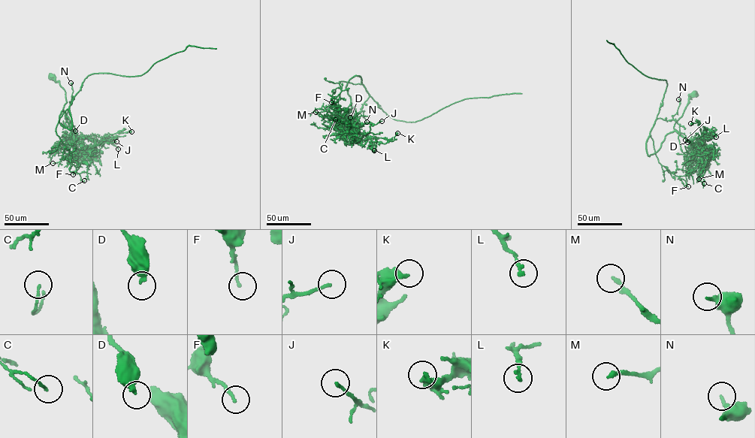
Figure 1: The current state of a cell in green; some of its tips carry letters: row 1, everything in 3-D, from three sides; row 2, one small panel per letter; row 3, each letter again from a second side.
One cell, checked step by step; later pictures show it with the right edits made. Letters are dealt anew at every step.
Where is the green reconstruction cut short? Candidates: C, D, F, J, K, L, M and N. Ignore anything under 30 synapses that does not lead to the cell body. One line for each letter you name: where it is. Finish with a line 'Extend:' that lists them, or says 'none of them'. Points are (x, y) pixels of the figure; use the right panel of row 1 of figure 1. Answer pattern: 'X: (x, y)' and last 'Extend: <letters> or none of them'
Extend: none of them

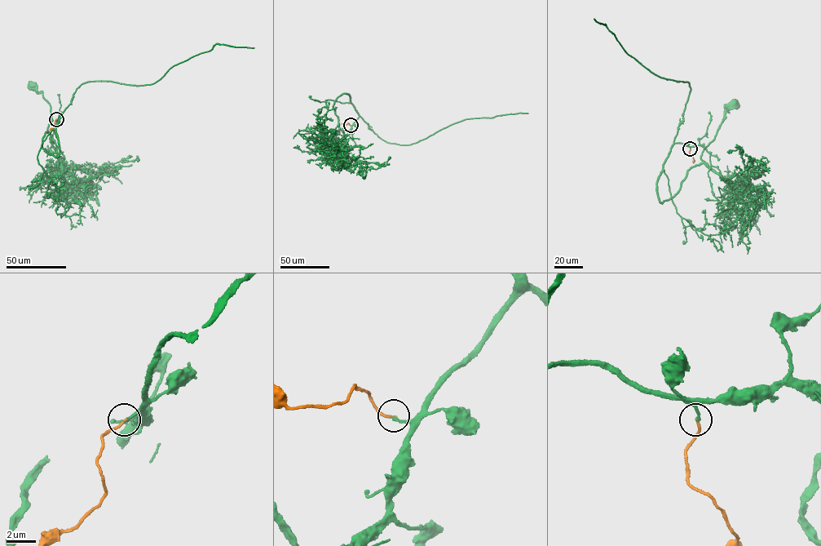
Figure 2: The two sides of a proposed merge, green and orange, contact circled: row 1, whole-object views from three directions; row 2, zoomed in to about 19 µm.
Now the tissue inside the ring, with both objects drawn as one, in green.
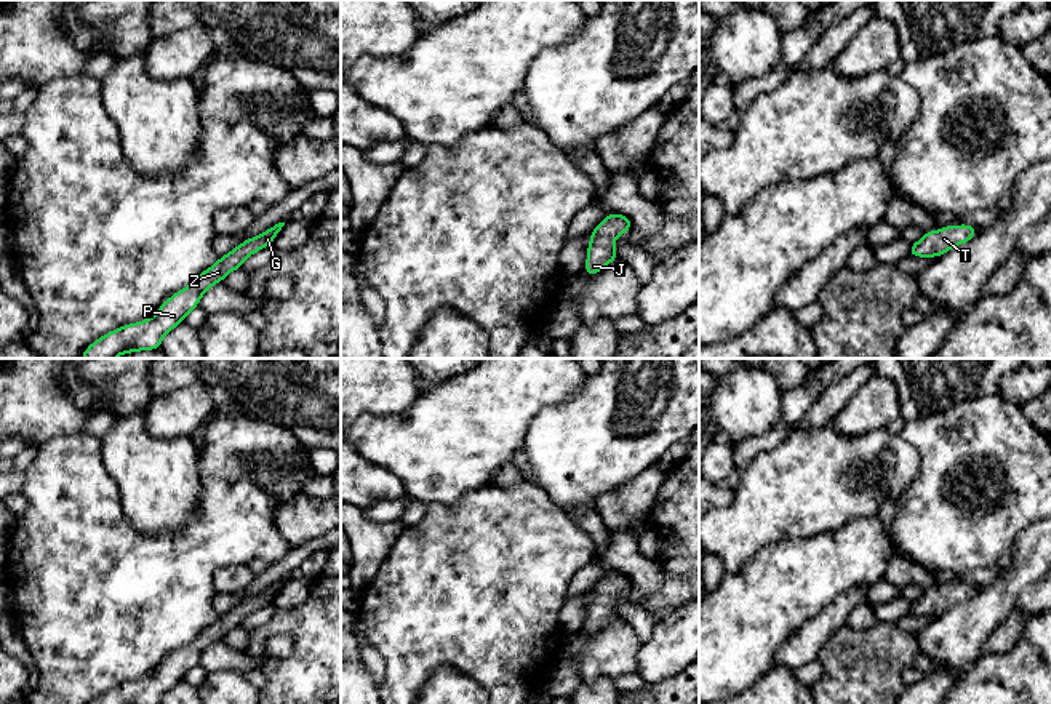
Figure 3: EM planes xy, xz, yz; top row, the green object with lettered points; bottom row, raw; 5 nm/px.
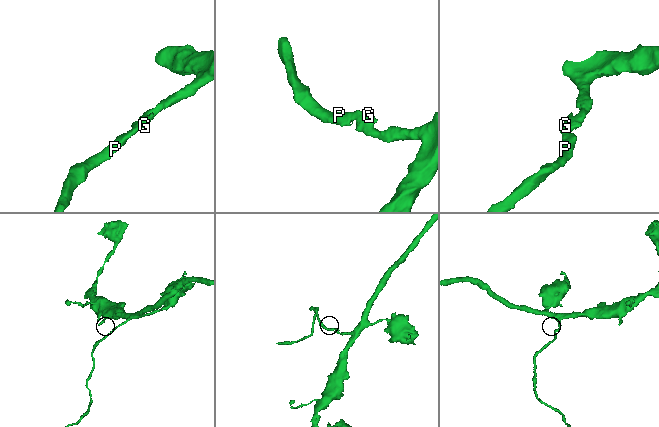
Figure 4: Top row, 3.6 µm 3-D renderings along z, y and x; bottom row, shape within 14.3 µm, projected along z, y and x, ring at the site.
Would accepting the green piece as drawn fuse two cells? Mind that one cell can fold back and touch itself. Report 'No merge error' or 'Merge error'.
No merge error

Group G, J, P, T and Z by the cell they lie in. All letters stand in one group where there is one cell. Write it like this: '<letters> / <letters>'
G J P T Z

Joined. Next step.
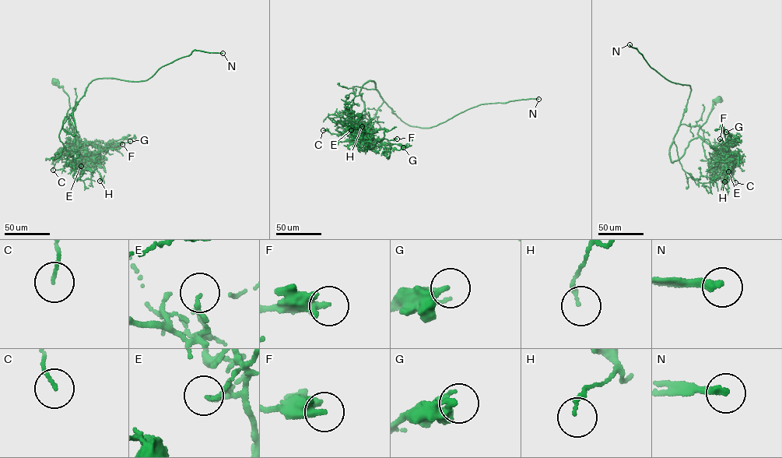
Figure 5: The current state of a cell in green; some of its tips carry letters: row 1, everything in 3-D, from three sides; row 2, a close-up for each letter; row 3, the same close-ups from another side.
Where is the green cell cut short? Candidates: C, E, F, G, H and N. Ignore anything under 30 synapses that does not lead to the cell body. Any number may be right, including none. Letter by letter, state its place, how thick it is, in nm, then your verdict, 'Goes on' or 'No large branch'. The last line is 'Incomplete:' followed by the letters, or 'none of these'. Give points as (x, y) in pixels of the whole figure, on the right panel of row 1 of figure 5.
C: Place: (735, 182). Thickness 100 nm. No large branch
E: Place: (728, 171). Thickness 120 nm. No large branch
F: Place: (720, 139). Thickness 400 nm. No large branch
G: Place: (726, 132). Thickness 240 nm. No large branch
H: Place: (724, 181). Thickness 130 nm. No large branch
N: Place: (629, 44). Thickness 280 nm. Goes on
Incomplete: N

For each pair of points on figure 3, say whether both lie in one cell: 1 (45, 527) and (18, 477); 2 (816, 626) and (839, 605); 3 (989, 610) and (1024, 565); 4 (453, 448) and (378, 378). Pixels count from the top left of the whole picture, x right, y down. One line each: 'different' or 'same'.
1: different
2: same
3: same
4: different

